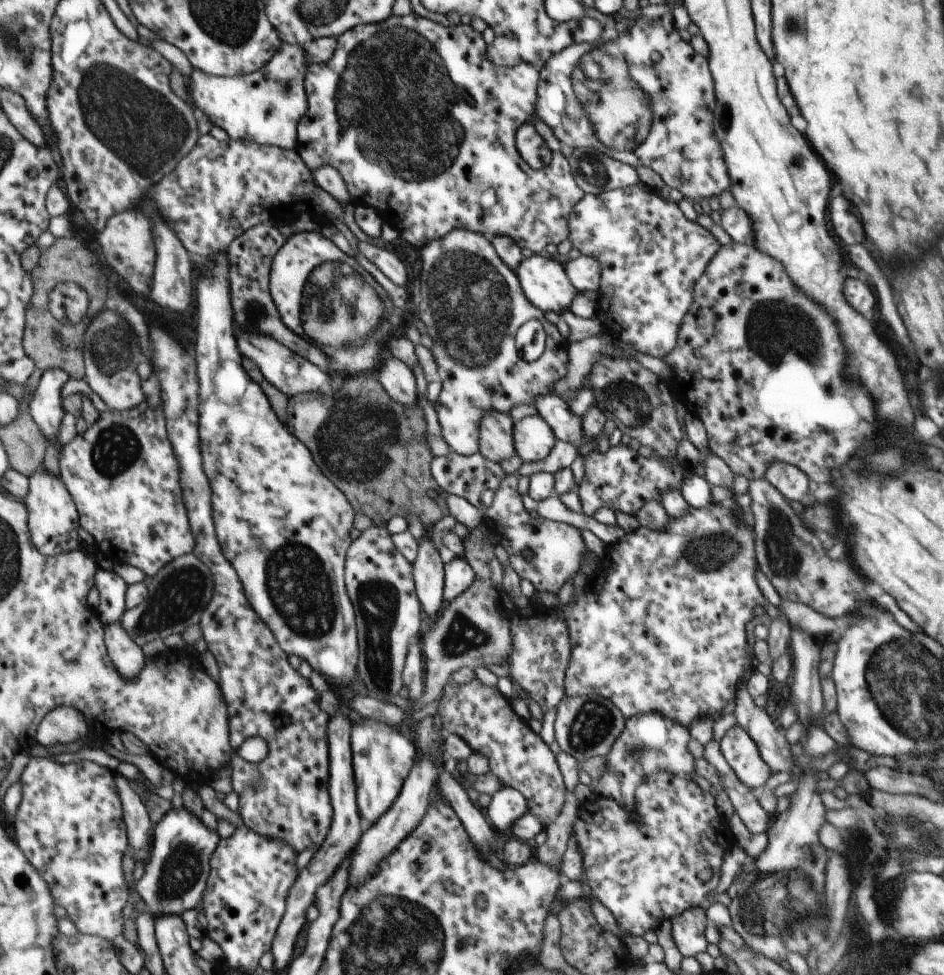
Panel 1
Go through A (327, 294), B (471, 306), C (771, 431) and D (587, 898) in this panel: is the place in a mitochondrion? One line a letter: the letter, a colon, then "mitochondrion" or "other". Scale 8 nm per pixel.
A: mitochondrion
B: mitochondrion
C: other
D: other

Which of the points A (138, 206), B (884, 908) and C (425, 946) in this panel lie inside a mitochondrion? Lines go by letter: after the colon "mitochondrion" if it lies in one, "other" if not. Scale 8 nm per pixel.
A: other
B: other
C: mitochondrion

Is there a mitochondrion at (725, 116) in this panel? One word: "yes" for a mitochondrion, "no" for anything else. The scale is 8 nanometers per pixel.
no

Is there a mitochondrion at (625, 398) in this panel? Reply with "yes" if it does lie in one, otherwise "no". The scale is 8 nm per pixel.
yes

